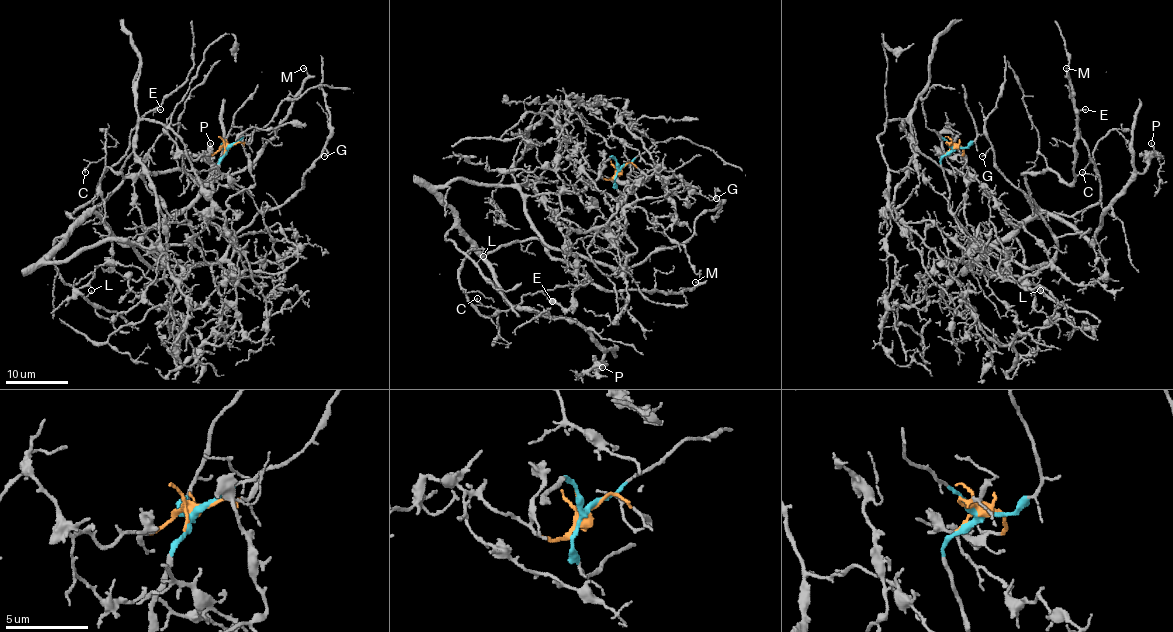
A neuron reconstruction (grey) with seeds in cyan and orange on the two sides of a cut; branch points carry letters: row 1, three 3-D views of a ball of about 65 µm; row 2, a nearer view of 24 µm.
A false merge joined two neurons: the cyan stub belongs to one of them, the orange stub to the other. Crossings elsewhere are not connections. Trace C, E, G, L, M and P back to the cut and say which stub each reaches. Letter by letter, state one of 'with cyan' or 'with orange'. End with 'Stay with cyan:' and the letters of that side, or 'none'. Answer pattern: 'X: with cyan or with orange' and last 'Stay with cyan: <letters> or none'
C: with cyan
E: with cyan
G: with cyan
L: with cyan
M: with cyan
P: with cyan
Stay with cyan: C, E, G, L, M, P

